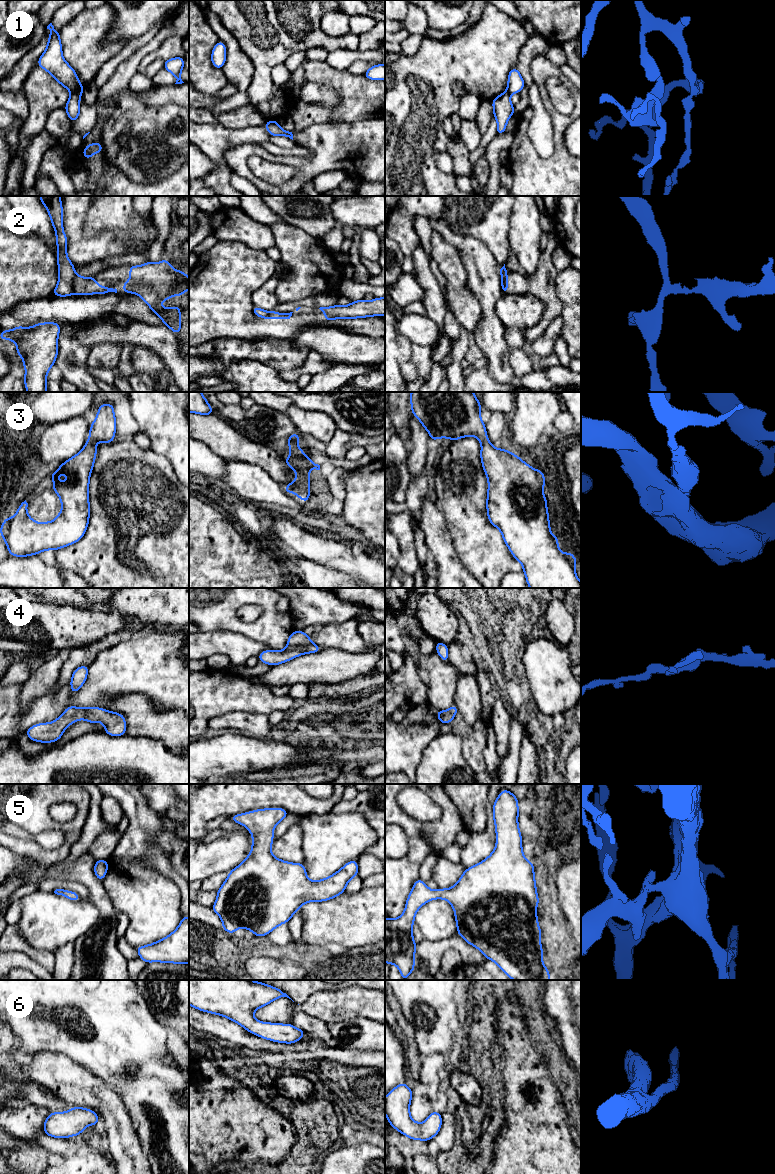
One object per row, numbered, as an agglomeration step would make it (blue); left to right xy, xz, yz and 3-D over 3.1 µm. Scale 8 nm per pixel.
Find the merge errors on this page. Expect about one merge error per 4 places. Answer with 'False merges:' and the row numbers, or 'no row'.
False merges: 1, 2

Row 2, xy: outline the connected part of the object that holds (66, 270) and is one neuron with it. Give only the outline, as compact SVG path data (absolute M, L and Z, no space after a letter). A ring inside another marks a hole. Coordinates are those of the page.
M39 196L46 207L56 233L59 280L52 296L66 297L73 294L72 281L76 275L73 263L67 257L67 236L63 231L63 208L61 196Z

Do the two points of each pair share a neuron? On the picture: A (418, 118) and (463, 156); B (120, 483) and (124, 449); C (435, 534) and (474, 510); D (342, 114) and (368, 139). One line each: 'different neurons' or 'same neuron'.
A: different neurons
B: same neuron
C: different neurons
D: different neurons

